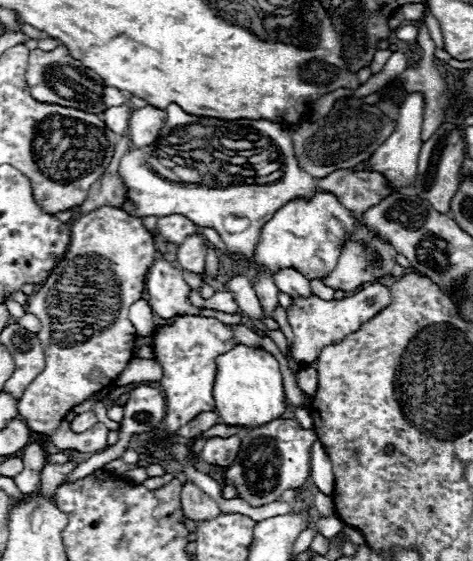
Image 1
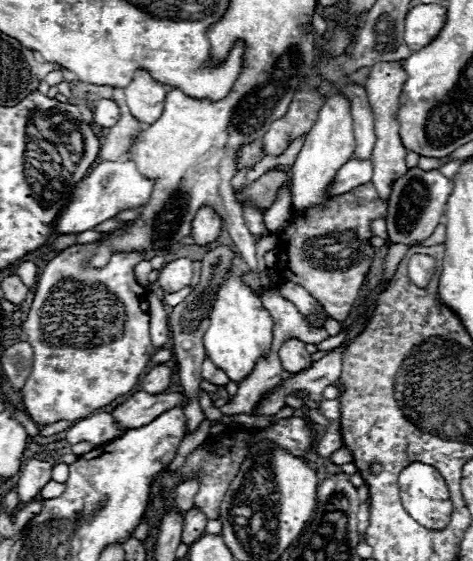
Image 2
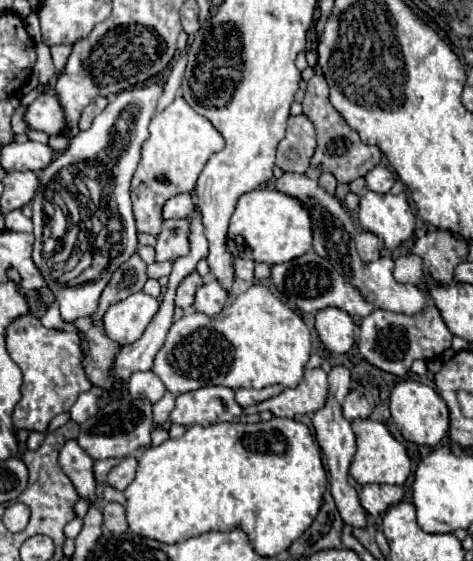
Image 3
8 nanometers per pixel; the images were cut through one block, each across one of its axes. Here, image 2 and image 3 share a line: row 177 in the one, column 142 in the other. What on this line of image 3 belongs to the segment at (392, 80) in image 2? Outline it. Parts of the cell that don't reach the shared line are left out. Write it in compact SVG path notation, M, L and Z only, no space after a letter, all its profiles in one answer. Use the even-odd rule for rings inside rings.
M148 370L148 372L132 374L132 378L128 380L128 392L136 400L148 400L154 404L164 396L166 388L160 382L160 378L156 378L156 374L152 370Z

